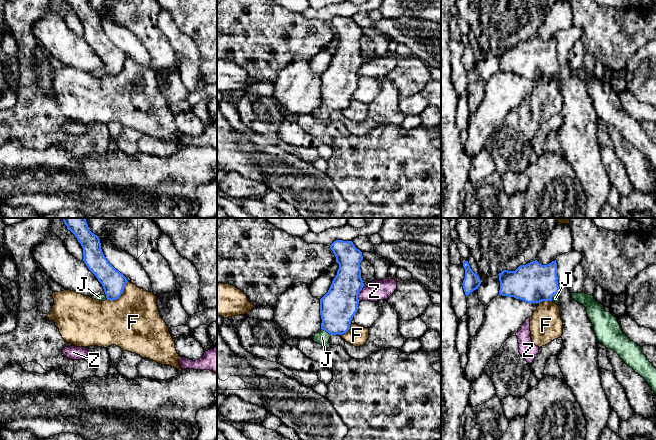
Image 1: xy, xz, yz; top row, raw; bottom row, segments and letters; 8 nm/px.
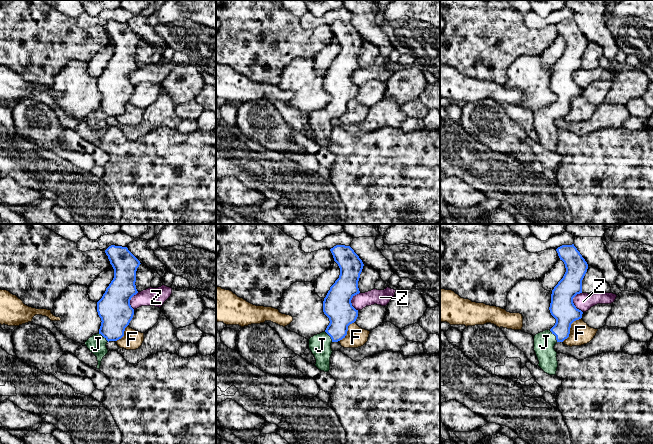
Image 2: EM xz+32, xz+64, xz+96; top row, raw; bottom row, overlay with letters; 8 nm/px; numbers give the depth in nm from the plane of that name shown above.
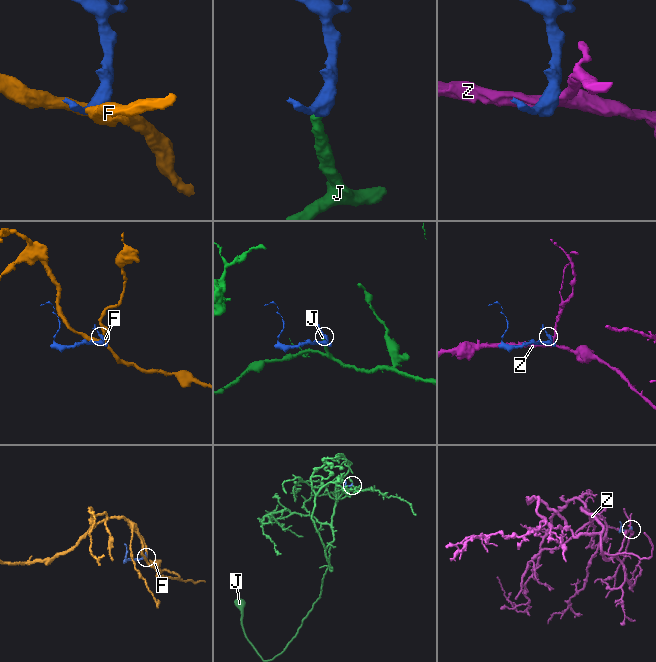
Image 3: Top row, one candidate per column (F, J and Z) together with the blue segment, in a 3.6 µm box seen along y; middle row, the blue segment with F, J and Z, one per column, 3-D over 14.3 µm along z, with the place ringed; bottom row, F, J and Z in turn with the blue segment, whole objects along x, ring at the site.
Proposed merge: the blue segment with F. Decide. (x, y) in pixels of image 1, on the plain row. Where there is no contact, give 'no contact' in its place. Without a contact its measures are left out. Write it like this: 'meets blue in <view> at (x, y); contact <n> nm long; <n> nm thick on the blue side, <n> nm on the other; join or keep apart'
meets blue in xy at (120, 71); contact 240 nm long; 190 nm thick on the blue side, 440 nm on the other; keep apart

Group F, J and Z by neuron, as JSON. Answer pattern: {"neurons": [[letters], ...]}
{"neurons": [["F"], ["J"], ["Z"]]}

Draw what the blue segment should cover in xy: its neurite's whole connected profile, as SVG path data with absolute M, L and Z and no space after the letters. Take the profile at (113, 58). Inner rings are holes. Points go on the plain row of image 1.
M65 0L83 24L83 37L102 60L105 70L92 72L92 75L116 76L124 67L127 54L116 46L104 32L100 15L89 6L88 0Z

